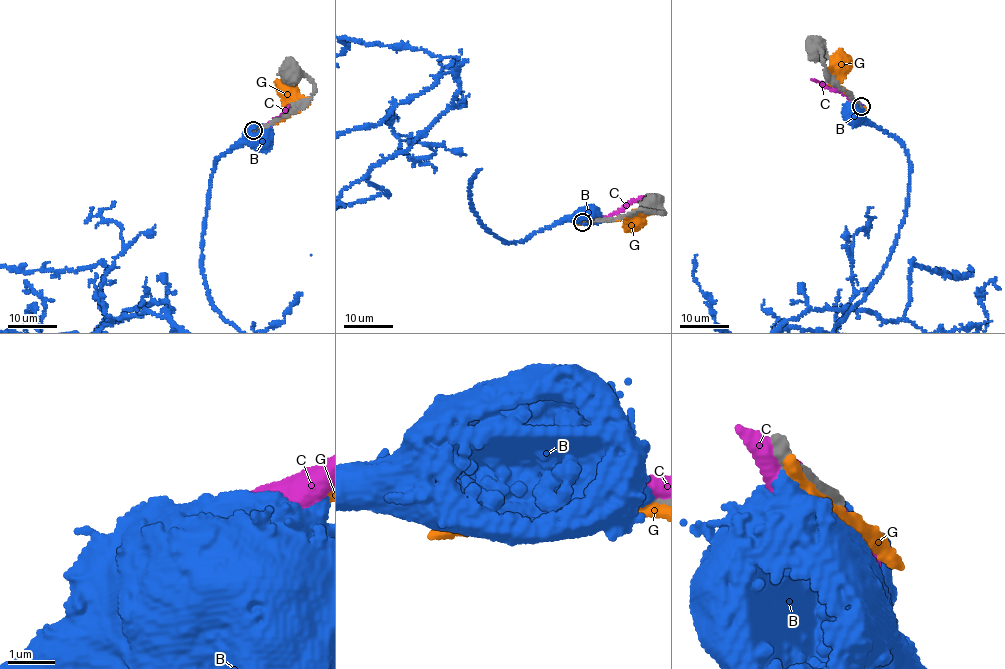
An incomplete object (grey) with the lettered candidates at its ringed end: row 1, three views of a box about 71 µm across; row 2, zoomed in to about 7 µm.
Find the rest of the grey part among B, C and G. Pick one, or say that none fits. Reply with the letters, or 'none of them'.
none of them

